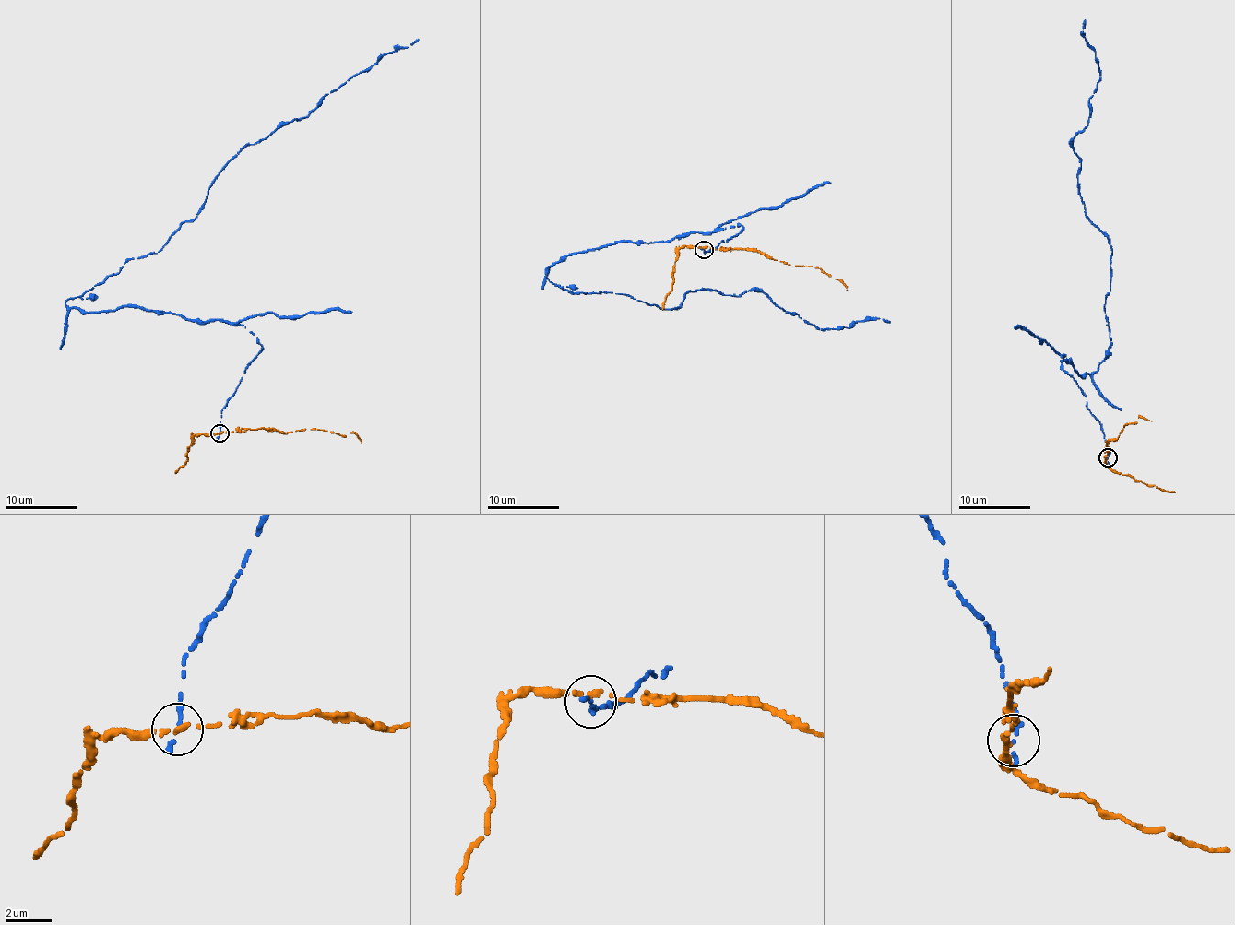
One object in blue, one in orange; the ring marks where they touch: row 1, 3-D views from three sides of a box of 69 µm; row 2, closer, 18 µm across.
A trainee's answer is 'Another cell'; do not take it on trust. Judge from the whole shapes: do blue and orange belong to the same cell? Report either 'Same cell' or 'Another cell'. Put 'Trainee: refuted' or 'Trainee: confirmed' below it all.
Another cell
Trainee: confirmed

